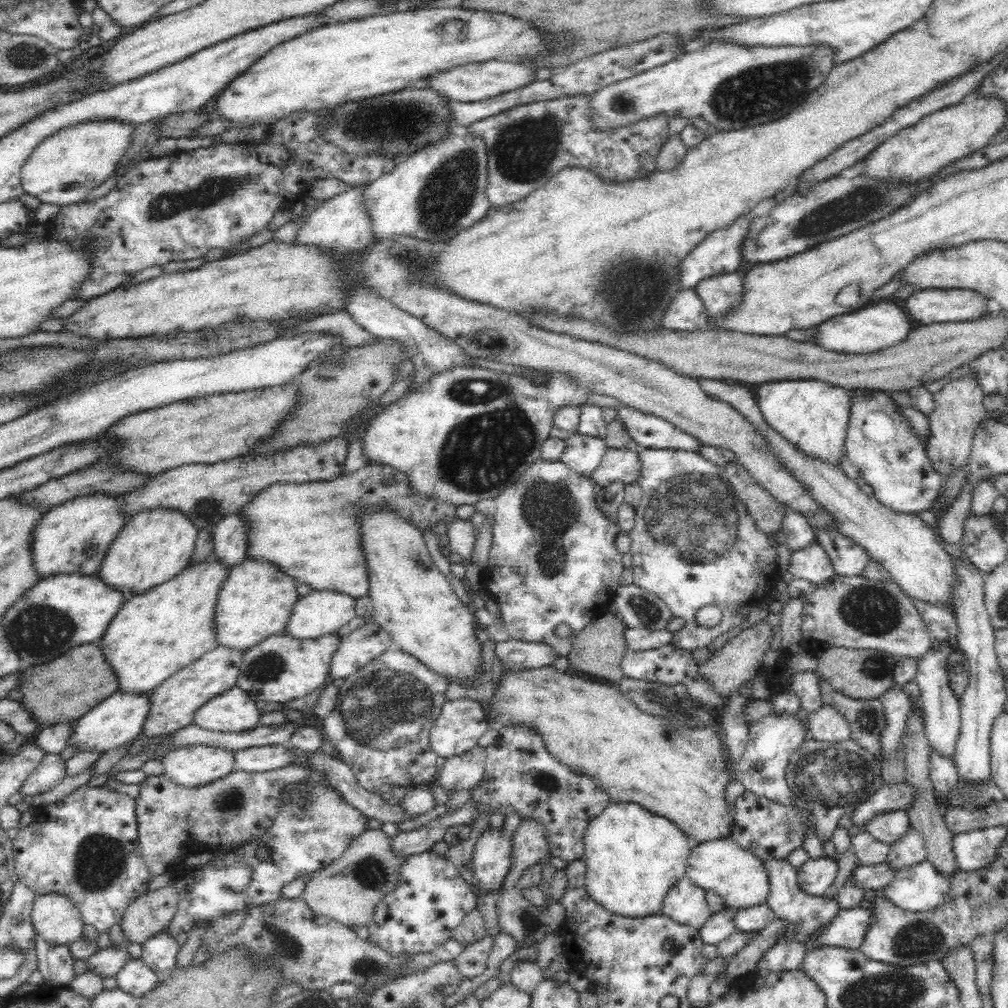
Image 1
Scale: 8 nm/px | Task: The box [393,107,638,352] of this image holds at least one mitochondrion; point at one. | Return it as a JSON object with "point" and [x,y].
{"point":[450,192]}

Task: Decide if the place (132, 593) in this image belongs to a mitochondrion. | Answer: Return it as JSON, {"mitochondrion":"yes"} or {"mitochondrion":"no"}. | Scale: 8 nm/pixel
{"mitochondrion":"no"}

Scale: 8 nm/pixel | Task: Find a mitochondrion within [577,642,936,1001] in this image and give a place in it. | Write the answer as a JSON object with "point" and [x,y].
{"point":[830,776]}

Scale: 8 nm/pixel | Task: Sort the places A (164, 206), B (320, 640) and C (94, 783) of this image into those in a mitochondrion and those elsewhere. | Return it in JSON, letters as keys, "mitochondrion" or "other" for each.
{"A":"mitochondrion","B":"other","C":"other"}

